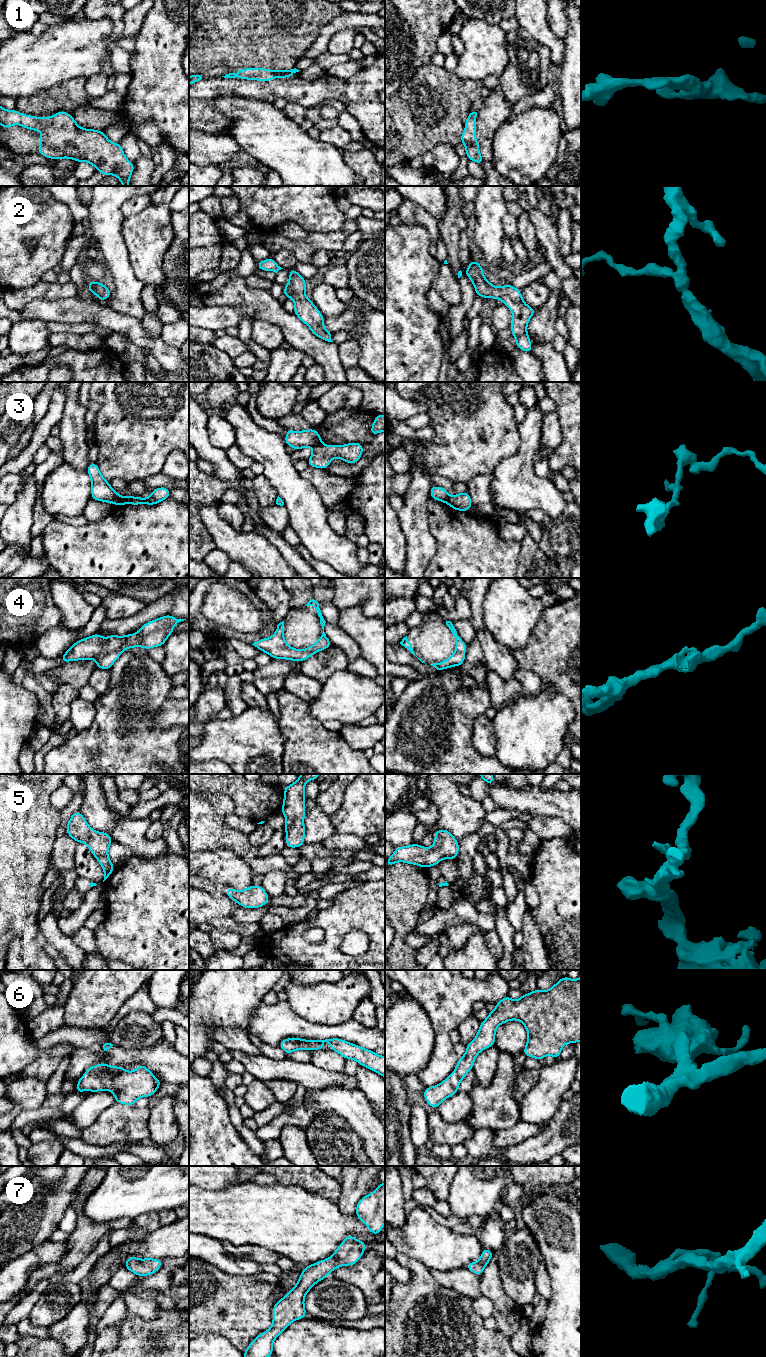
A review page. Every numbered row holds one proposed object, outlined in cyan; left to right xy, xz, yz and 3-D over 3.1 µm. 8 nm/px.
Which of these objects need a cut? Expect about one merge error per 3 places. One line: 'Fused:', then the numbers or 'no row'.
Fused: 3

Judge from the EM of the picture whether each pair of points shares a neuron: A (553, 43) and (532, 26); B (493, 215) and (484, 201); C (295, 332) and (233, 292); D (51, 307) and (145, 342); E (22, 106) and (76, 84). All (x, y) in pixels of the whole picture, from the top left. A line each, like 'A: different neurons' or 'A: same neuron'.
A: same neuron
B: same neuron
C: same neuron
D: same neuron
E: same neuron

